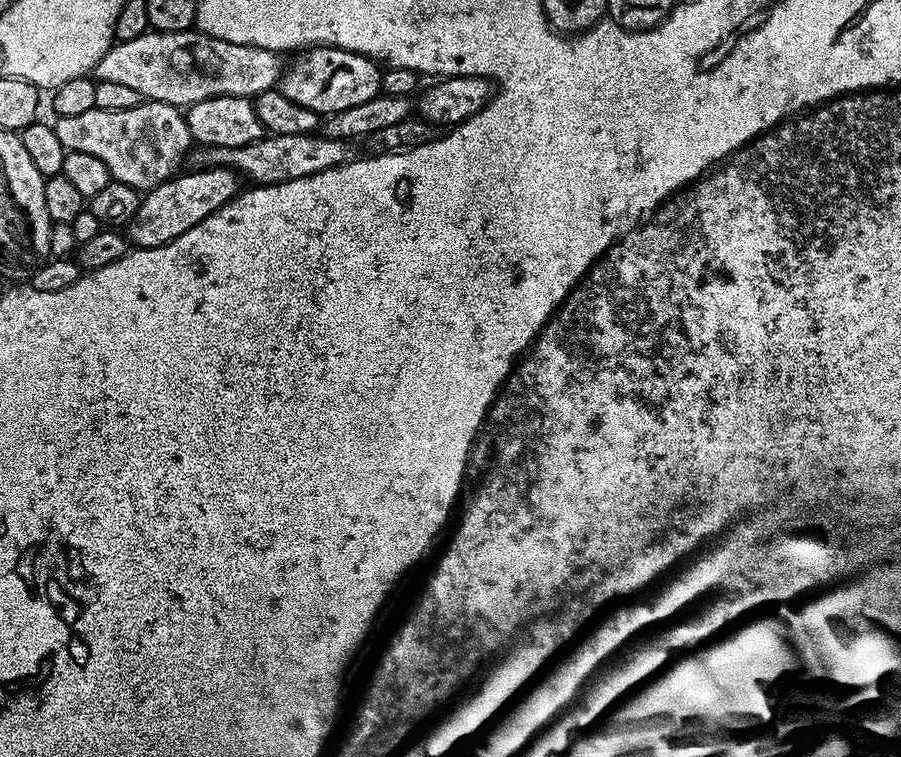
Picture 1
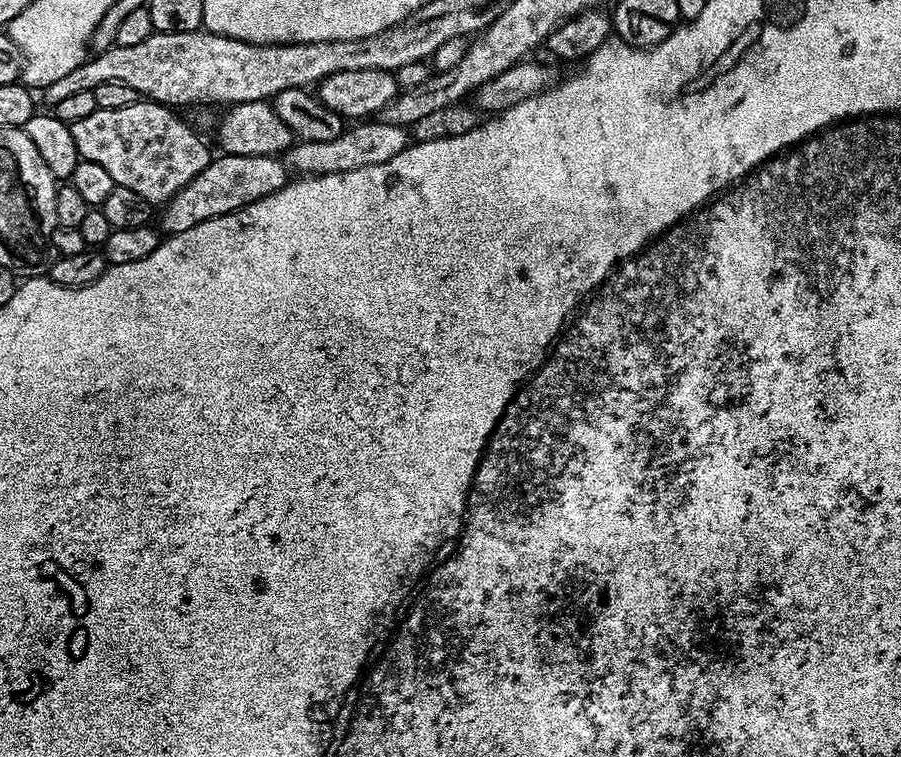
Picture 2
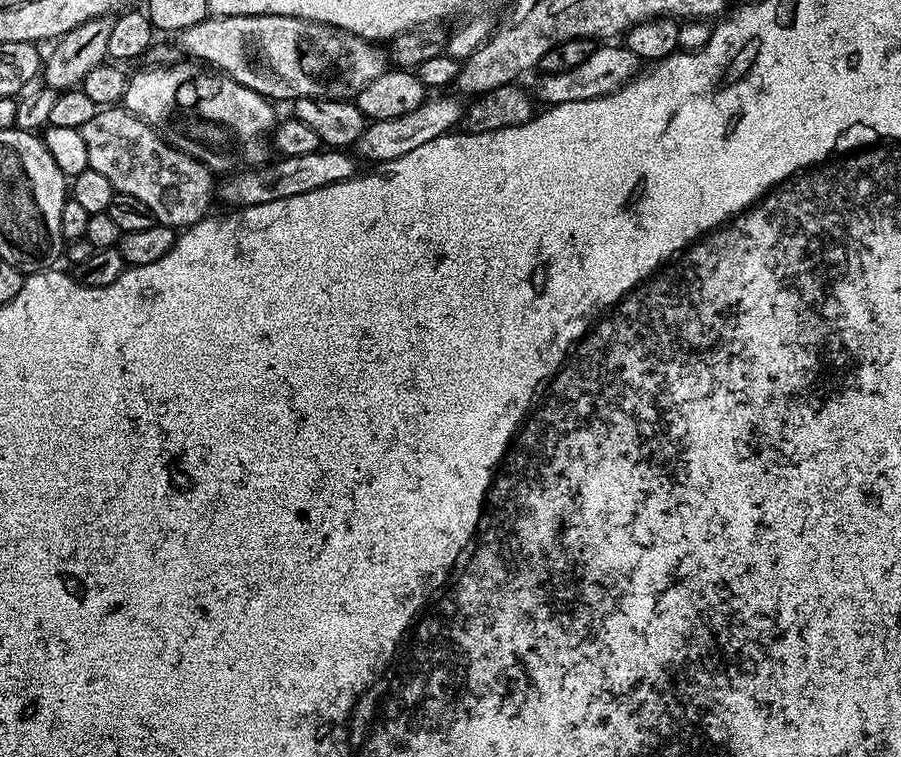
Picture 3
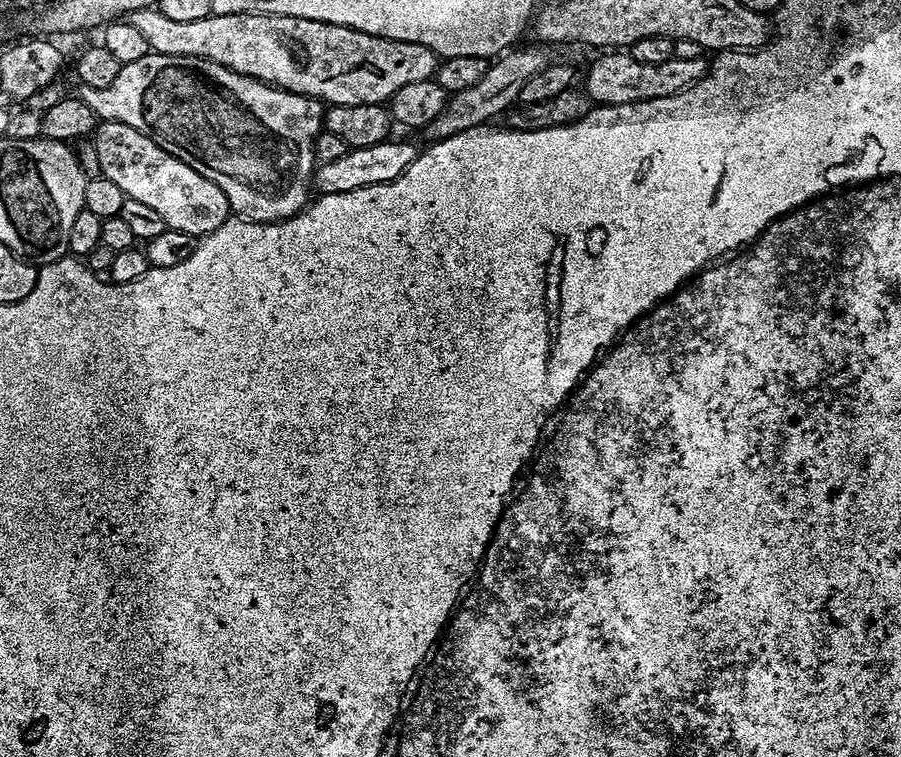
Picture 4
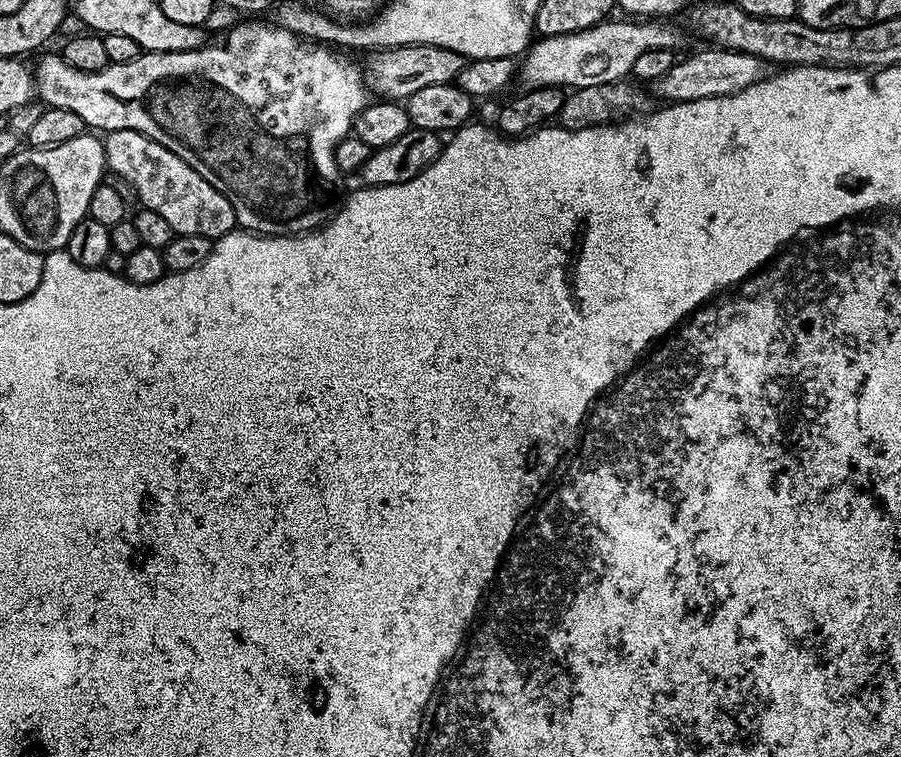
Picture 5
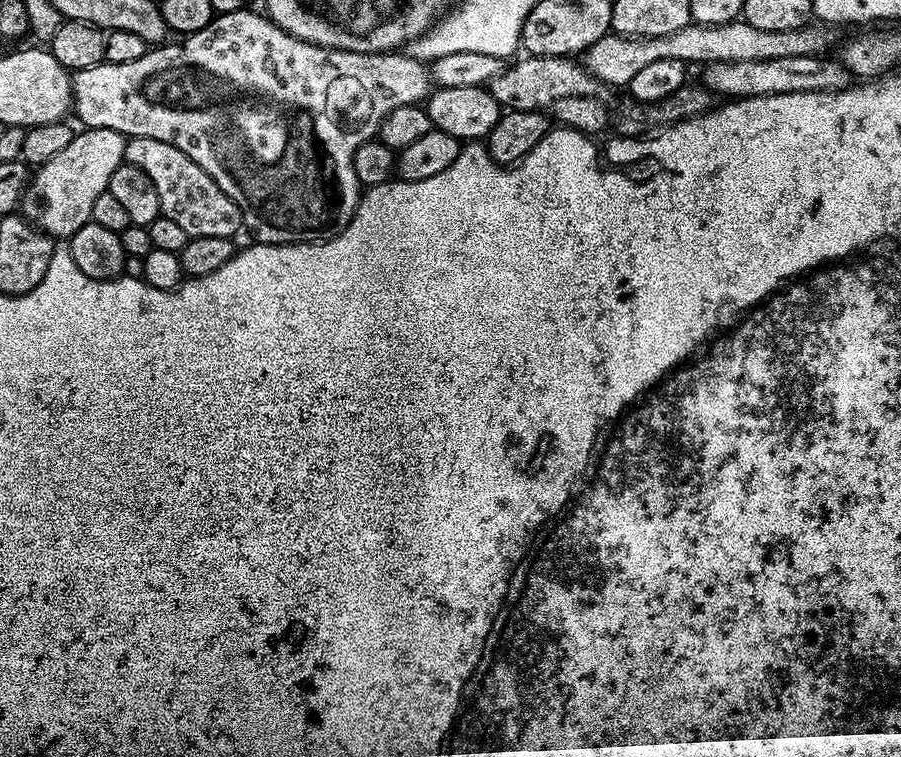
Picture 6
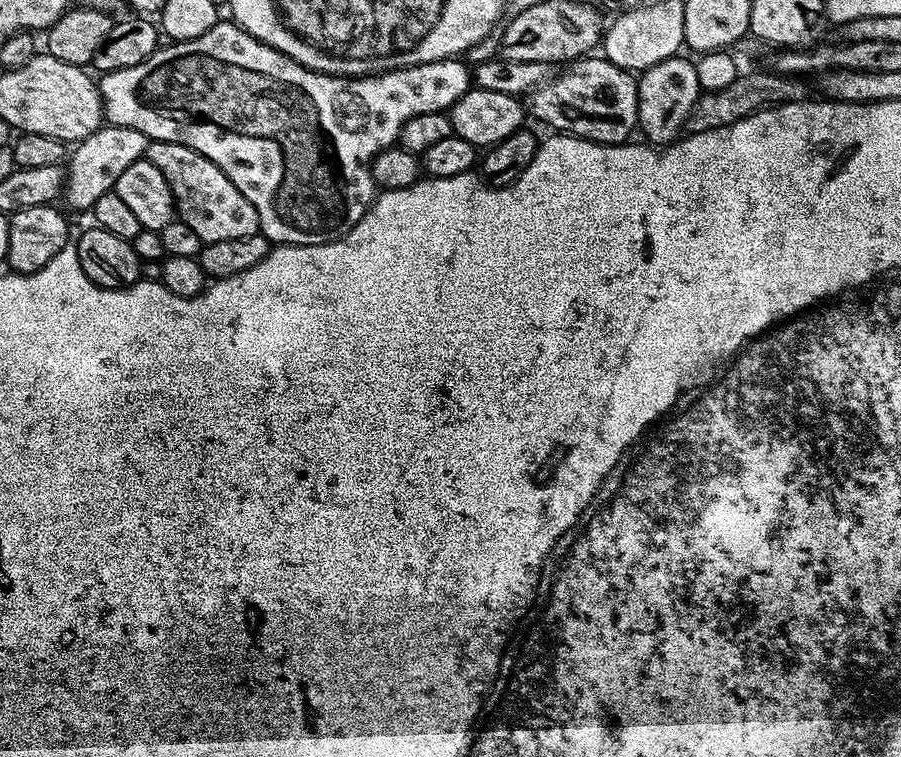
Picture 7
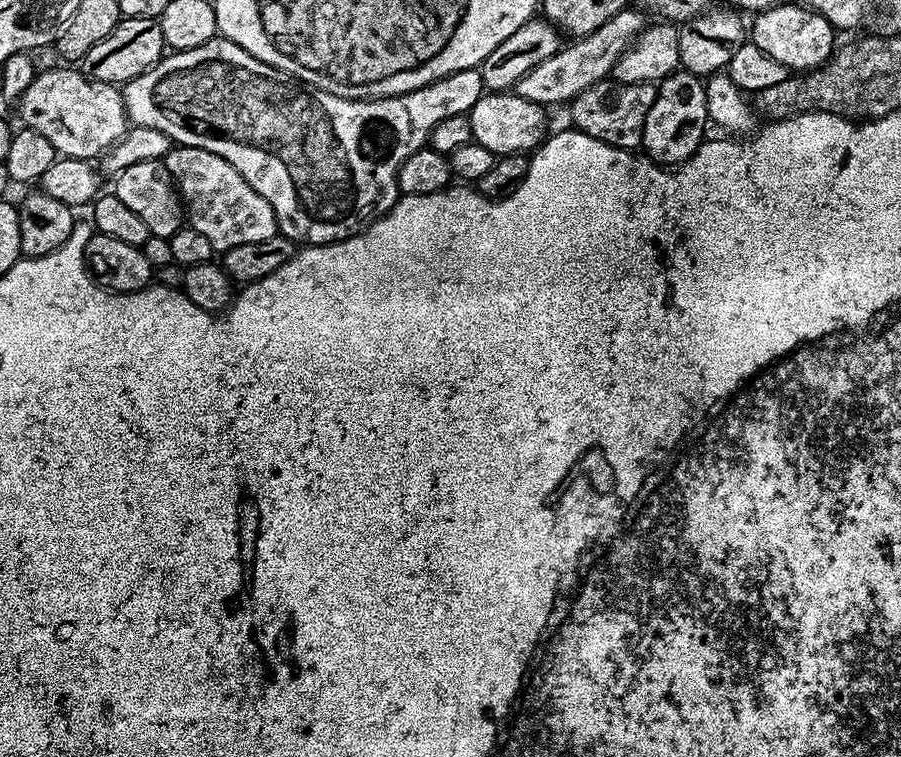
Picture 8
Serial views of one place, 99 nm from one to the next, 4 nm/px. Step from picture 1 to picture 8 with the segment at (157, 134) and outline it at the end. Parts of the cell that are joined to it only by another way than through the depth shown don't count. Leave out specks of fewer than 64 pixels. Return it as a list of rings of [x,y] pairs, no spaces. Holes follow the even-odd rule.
[[[181,144],[171,148],[163,161],[183,201],[187,223],[209,240],[213,253],[223,254],[245,242],[262,242],[262,238],[277,235],[276,215],[270,202],[226,158],[210,154],[210,150]]]

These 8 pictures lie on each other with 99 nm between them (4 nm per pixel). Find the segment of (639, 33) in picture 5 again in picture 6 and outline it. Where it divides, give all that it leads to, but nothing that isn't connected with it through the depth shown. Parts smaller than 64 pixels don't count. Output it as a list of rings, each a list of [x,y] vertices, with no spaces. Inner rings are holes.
[[[743,18],[731,20],[728,24],[687,24],[682,30],[674,30],[674,34],[655,36],[654,38],[637,38],[634,36],[618,36],[609,34],[598,38],[594,46],[590,46],[583,53],[582,63],[593,76],[599,78],[603,84],[609,86],[626,86],[638,70],[643,70],[650,62],[658,62],[658,58],[674,58],[686,66],[700,64],[707,66],[718,62],[762,62],[770,58],[802,58],[803,56],[824,56],[827,48],[835,49],[838,44],[836,40],[837,25],[825,24],[823,22],[810,22],[798,30],[758,30],[747,24]]]

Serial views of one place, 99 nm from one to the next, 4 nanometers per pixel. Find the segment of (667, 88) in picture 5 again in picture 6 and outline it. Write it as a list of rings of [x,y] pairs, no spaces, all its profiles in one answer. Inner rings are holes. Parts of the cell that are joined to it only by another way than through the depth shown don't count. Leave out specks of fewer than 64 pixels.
[[[803,56],[802,58],[770,58],[769,60],[763,60],[762,62],[718,62],[717,64],[707,65],[703,69],[704,78],[702,78],[702,84],[709,92],[715,94],[720,98],[743,98],[746,96],[773,96],[774,94],[798,94],[799,92],[841,92],[842,89],[849,87],[853,83],[854,77],[852,73],[846,70],[846,66],[840,64],[839,59],[832,58],[828,60],[824,56]]]

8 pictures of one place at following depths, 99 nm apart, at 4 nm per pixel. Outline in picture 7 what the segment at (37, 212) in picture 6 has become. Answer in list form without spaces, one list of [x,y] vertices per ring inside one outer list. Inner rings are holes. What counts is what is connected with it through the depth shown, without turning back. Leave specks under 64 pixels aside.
[[[102,126],[79,141],[66,160],[66,197],[69,206],[91,210],[102,194],[113,191],[118,178],[131,163],[145,159],[149,143],[148,137],[138,130],[115,126]]]

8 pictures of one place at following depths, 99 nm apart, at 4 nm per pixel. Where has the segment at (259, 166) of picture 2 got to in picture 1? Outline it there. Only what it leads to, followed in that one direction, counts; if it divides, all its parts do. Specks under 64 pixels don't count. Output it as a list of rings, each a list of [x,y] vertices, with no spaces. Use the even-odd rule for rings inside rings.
[[[204,166],[201,172],[181,171],[166,182],[147,189],[143,193],[138,210],[126,225],[129,245],[153,248],[170,243],[178,234],[196,226],[214,210],[230,202],[241,191],[241,177],[227,166]]]

